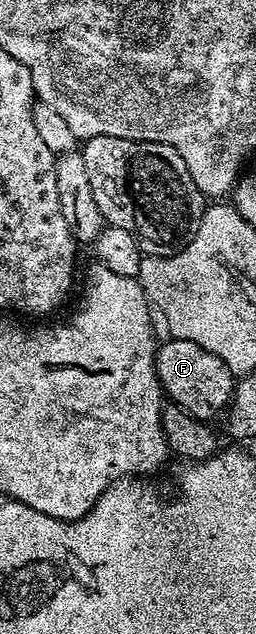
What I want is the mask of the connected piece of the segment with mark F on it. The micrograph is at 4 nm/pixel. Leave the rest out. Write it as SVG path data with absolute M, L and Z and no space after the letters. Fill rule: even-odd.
M166 339L166 342L157 346L154 354L156 375L162 384L165 396L173 404L179 405L188 415L197 421L213 422L213 417L223 412L234 398L236 374L231 369L219 368L220 362L212 351L192 343L188 339Z

